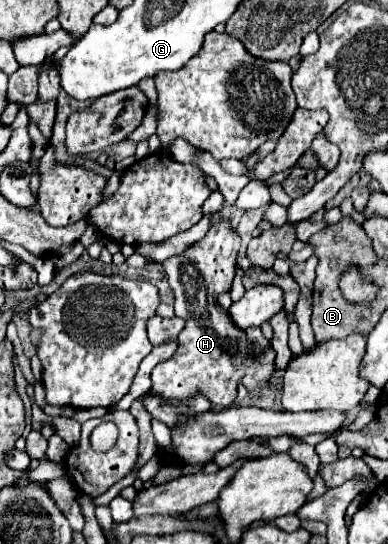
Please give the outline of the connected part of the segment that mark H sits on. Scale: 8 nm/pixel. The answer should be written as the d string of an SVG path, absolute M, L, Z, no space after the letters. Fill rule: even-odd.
M220 218L210 226L202 240L190 244L182 254L162 262L174 294L174 312L186 320L186 326L178 334L176 354L152 370L152 392L158 392L168 400L184 400L200 390L214 402L234 400L238 396L238 384L244 384L254 394L258 394L262 386L268 386L274 374L274 350L268 348L262 356L252 356L248 352L250 342L246 340L246 334L230 324L228 310L216 300L232 286L238 248L238 232L226 218Z

